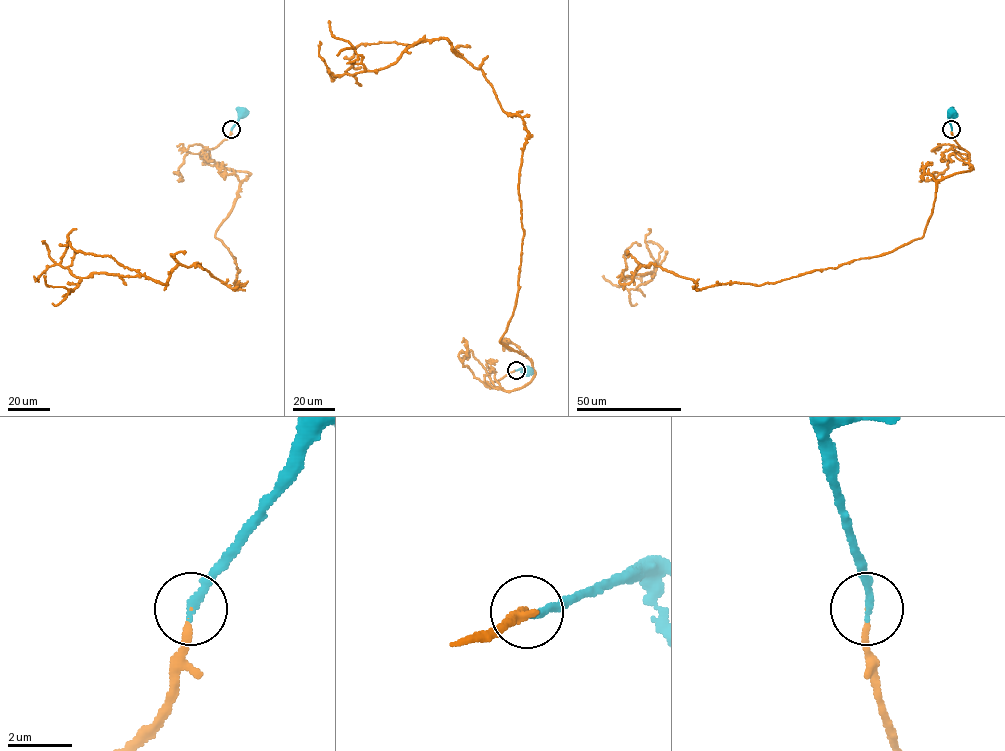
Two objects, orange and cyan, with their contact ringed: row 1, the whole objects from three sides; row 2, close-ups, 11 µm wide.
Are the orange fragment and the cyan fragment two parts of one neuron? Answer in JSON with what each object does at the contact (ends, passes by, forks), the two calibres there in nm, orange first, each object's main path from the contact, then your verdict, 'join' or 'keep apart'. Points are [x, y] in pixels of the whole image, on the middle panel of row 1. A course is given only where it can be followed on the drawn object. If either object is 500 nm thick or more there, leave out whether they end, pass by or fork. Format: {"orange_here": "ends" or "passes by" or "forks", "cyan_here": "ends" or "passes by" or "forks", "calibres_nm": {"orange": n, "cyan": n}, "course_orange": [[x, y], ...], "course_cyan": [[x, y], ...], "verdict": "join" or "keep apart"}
{"orange_here": "ends", "cyan_here": "ends", "calibres_nm": {"orange": 150, "cyan": 280}, "course_orange": [[515, 370], [493, 388], [534, 374], [500, 342], [518, 291], [523, 119], [445, 39], [340, 75], [319, 41]], "course_cyan": [[515, 370], [528, 370]], "verdict": "join"}

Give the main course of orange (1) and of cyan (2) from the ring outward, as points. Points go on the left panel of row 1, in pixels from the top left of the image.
1: (231, 129), (207, 149), (250, 174), (215, 236), (244, 285), (197, 263), (167, 284), (55, 264), (35, 281)
2: (231, 129), (243, 112)

